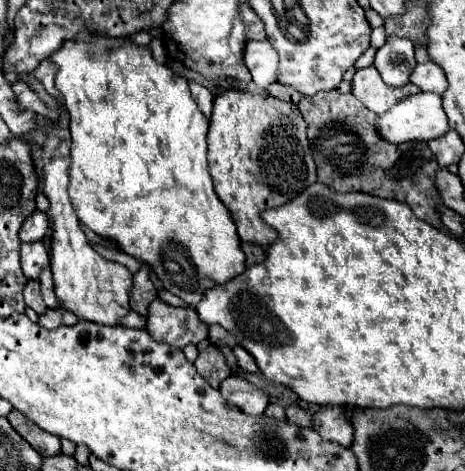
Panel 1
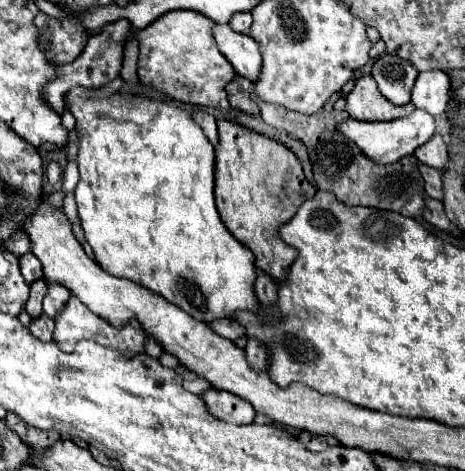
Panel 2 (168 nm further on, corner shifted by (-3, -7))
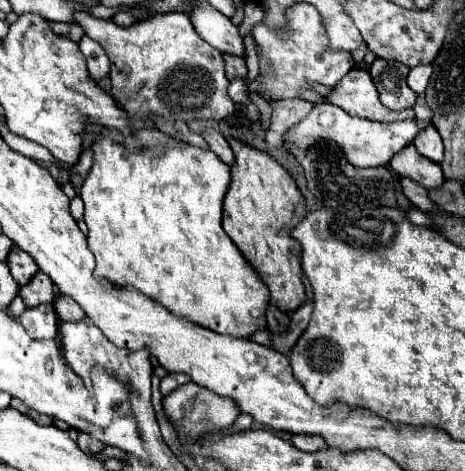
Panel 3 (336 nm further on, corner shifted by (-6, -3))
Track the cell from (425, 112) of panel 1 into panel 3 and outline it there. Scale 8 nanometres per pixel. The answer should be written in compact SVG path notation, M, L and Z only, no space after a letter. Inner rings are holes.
M320 102L320 104L314 104L314 108L310 110L310 114L306 118L302 118L298 124L294 124L292 128L286 130L284 144L292 144L292 146L302 150L302 148L314 146L320 140L330 140L330 142L336 142L340 146L340 150L344 152L344 156L348 158L348 162L352 166L368 168L368 166L388 164L390 158L396 152L400 152L404 146L408 146L418 132L420 132L420 128L418 128L416 120L392 122L392 124L370 122L364 118L350 116L342 108L338 108L330 102Z

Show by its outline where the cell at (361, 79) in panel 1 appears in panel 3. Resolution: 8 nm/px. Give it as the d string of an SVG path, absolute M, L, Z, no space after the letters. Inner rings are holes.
M352 68L330 92L328 102L340 106L350 116L376 120L376 122L398 122L398 120L412 120L414 110L400 110L392 112L382 106L378 100L378 92L370 80L370 74L360 68Z

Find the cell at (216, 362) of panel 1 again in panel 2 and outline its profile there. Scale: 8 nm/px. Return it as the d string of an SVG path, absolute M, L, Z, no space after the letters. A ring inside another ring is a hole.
M185 372L183 374L183 386L189 390L189 392L193 392L193 394L203 394L203 392L207 392L209 388L211 388L211 384L203 378L203 376L197 376L195 372Z

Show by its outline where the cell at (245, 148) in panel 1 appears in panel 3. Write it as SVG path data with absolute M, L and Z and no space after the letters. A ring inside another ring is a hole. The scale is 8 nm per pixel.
M228 138L228 144L236 156L236 164L232 166L232 184L224 198L224 232L270 288L270 304L290 314L304 302L300 268L302 248L290 236L290 230L306 216L304 196L300 194L292 176L268 154L234 138Z

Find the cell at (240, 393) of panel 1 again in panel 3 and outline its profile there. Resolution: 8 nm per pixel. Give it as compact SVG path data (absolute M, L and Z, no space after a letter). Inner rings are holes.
M194 382L178 386L172 394L164 396L162 406L164 406L164 412L166 412L168 420L178 428L178 432L184 434L184 436L194 438L230 426L236 420L236 416L240 414L238 406L234 404L234 400L220 398L218 394L198 386Z

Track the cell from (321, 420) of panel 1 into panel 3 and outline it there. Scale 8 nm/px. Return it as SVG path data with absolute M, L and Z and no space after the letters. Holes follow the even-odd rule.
M292 436L292 444L302 450L302 452L314 452L314 450L320 450L320 448L326 448L326 442L320 438L320 436Z

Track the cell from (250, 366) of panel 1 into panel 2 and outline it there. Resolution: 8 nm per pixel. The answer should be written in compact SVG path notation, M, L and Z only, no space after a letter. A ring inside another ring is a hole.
M247 340L247 346L245 346L245 354L247 354L247 362L251 364L253 370L257 372L263 372L267 368L267 350L261 346L259 340Z

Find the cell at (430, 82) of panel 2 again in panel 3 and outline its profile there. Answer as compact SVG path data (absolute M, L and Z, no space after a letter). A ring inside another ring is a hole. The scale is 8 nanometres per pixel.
M424 64L424 66L416 66L408 72L408 86L416 92L416 94L424 94L426 90L426 84L430 80L430 74L432 74L432 66L430 64Z

